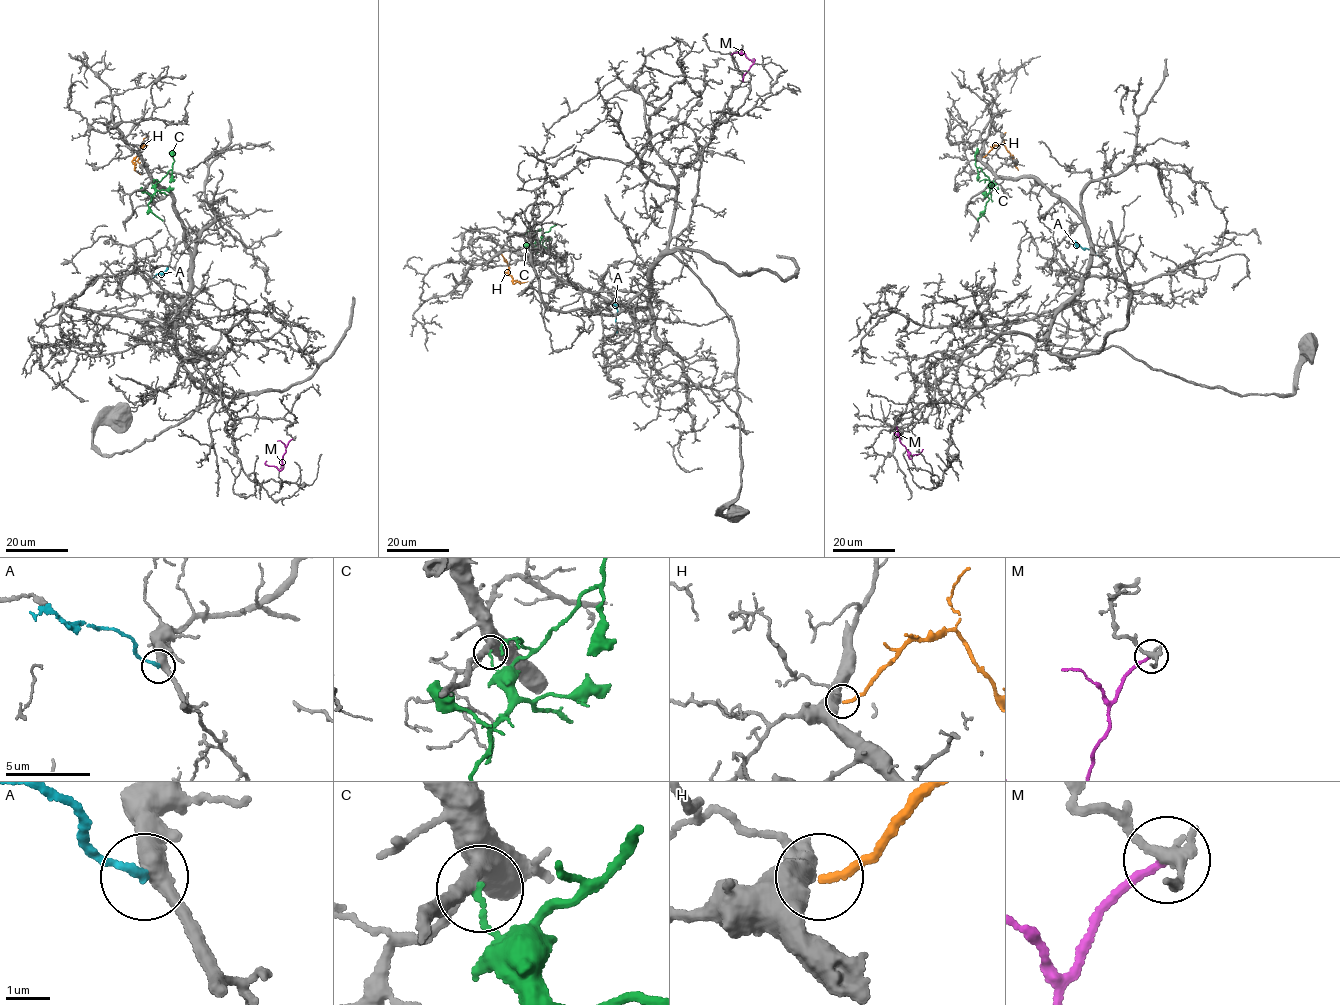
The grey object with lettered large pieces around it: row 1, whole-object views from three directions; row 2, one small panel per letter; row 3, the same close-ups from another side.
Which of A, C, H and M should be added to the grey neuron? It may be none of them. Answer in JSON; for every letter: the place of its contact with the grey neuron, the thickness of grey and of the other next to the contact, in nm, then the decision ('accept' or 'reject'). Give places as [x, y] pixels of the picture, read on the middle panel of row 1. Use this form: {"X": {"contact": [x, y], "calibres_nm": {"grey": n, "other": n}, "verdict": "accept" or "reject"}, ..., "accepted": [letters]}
{"A": {"contact": [617, 332], "calibres_nm": {"grey": 440, "other": 180}, "verdict": "reject"}, "C": {"contact": [532, 252], "calibres_nm": {"grey": 260, "other": 120}, "verdict": "reject"}, "H": {"contact": [501, 254], "calibres_nm": {"grey": 500, "other": 180}, "verdict": "accept"}, "M": {"contact": [742, 49], "calibres_nm": {"grey": 280, "other": 160}, "verdict": "reject"}, "accepted": ["H"]}

